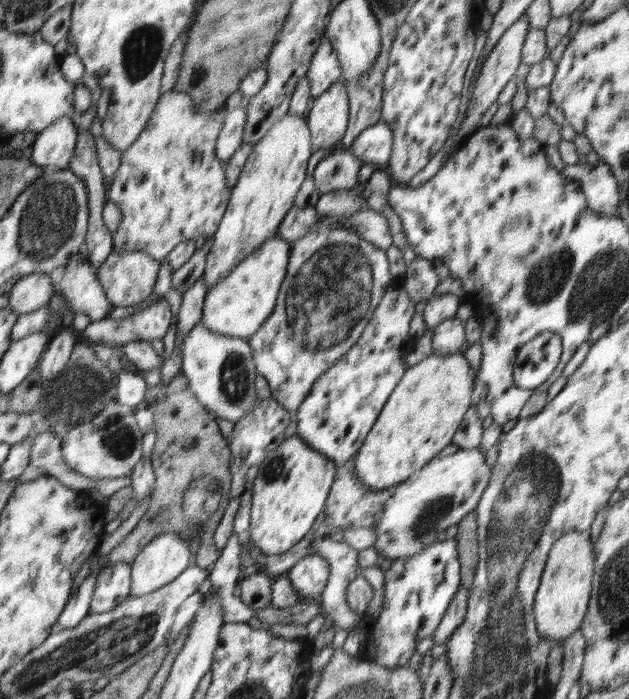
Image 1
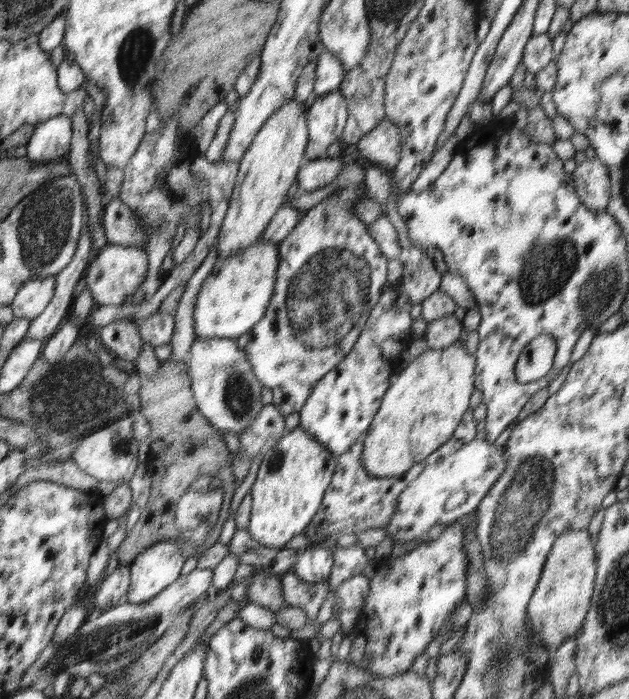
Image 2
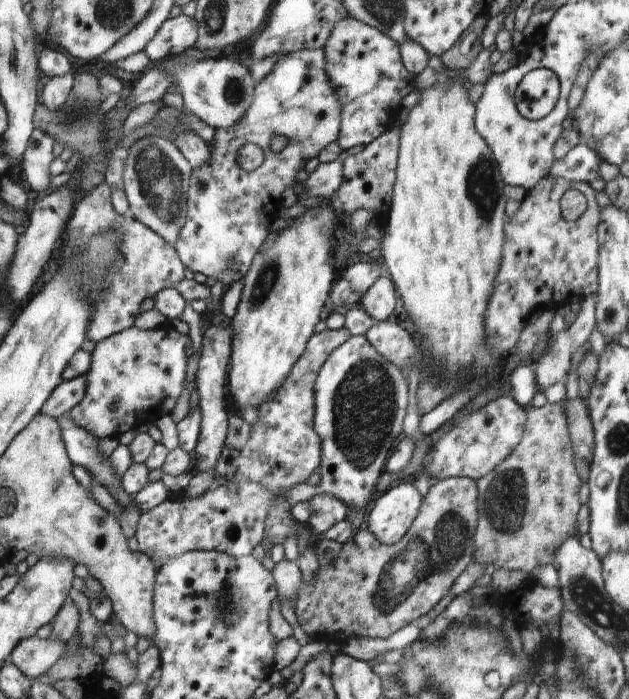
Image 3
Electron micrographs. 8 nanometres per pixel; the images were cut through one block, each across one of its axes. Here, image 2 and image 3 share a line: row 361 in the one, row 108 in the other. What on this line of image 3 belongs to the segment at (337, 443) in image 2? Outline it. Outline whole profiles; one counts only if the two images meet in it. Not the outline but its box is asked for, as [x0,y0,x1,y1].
[323,15,417,151]

